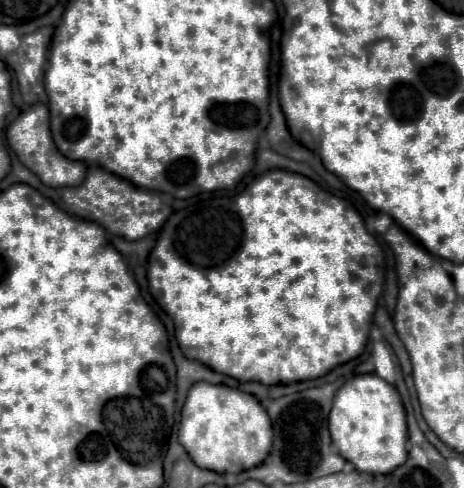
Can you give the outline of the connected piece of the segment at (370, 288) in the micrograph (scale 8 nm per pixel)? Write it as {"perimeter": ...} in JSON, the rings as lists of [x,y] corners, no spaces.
{"perimeter":[[[268,170],[240,194],[228,194],[228,190],[204,192],[190,198],[190,204],[186,208],[174,212],[164,224],[164,228],[160,230],[158,242],[154,250],[150,252],[148,282],[150,282],[150,292],[156,298],[156,302],[174,320],[176,338],[186,358],[200,360],[208,368],[228,374],[236,380],[242,380],[242,382],[254,380],[254,382],[262,382],[270,386],[270,384],[314,380],[318,376],[328,374],[334,366],[354,360],[356,356],[364,352],[372,318],[374,318],[374,310],[382,294],[382,284],[384,284],[382,264],[384,264],[384,252],[378,240],[366,230],[362,216],[354,210],[350,202],[322,190],[314,180],[302,174],[288,172],[288,170]]]}

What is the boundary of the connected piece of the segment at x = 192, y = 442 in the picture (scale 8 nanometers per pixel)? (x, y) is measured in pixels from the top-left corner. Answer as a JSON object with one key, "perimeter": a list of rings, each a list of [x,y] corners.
{"perimeter":[[[196,382],[182,408],[182,420],[180,420],[180,432],[178,432],[178,442],[186,448],[190,458],[206,470],[214,472],[244,472],[250,470],[258,464],[264,462],[264,458],[270,454],[272,448],[272,436],[274,436],[274,426],[270,422],[270,416],[262,408],[262,404],[246,392],[240,392],[236,388],[224,386],[224,384],[208,384],[208,382]]]}

